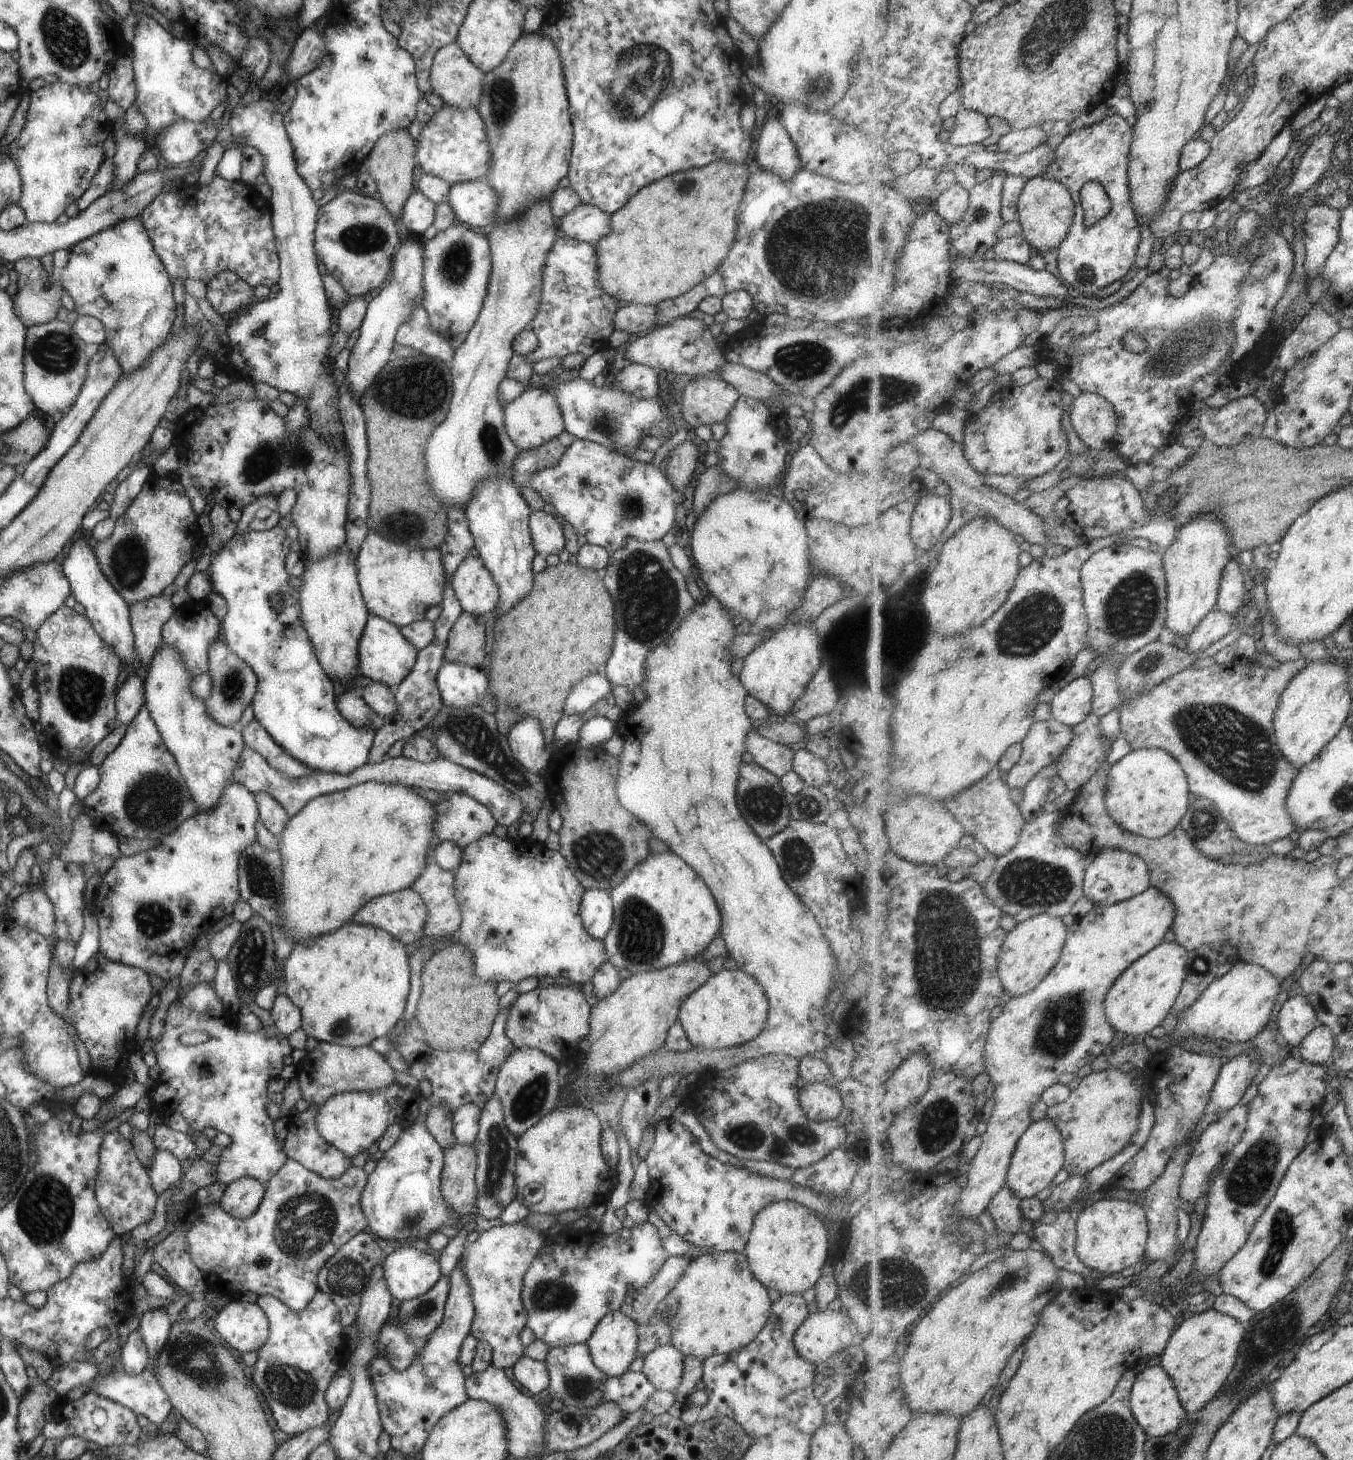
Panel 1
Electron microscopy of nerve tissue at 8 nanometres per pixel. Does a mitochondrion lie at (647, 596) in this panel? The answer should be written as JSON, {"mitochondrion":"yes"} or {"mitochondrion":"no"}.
{"mitochondrion":"yes"}

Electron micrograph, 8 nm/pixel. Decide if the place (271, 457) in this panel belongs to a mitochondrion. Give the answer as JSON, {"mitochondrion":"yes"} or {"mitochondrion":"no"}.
{"mitochondrion":"yes"}

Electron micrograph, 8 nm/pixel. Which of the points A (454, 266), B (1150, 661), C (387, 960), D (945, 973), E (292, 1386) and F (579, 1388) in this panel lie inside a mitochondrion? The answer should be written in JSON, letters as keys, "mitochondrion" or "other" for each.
{"A":"mitochondrion","B":"mitochondrion","C":"other","D":"mitochondrion","E":"mitochondrion","F":"mitochondrion"}

